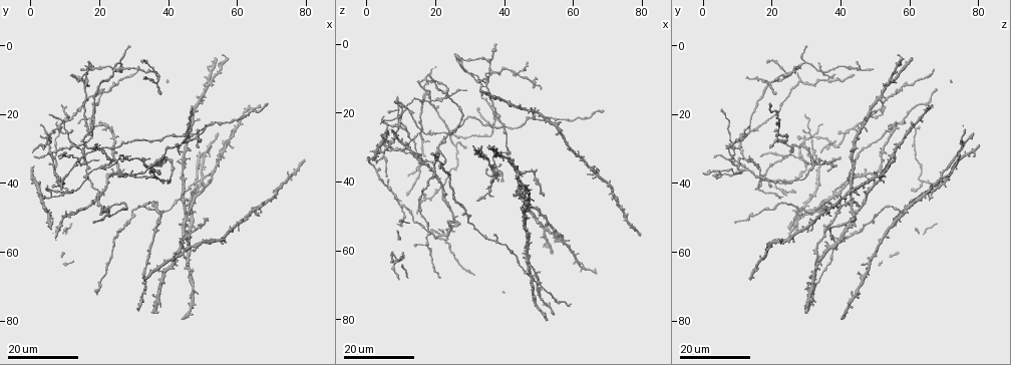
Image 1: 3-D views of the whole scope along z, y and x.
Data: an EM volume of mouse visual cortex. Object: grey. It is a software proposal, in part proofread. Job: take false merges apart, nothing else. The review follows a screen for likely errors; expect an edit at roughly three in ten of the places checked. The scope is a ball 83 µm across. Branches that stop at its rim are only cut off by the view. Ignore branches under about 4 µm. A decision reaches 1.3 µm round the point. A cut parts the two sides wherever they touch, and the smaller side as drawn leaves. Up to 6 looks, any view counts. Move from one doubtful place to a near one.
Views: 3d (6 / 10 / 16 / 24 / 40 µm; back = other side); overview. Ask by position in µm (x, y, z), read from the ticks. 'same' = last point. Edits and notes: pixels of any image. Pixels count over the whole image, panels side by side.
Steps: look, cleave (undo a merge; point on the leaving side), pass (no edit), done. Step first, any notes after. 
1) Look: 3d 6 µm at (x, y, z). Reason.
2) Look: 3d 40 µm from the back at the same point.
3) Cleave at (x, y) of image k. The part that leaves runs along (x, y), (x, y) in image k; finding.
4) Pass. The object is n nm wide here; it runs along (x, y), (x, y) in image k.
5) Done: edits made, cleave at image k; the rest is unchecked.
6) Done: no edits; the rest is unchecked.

Look: 3d 24 µm at (37.5, 34.0, 36.5). Arms part here.

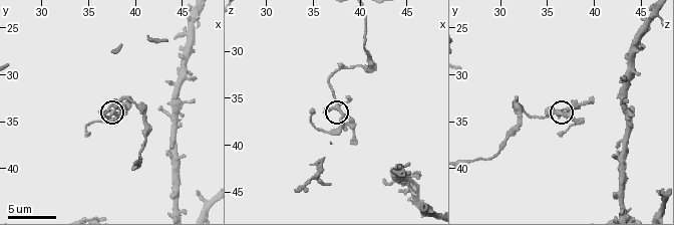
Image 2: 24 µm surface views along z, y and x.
Look: 3d 6 µm at (38.2, 34.2, 37.0).

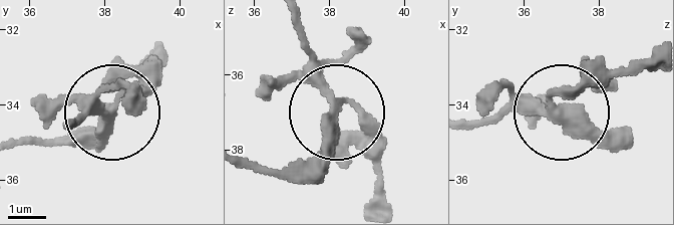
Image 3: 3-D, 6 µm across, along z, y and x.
Pass. It runs along (293, 16), (334, 122), (290, 176) in image 3; one neuron here.

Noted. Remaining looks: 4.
Look: 3d 24 µm at (21.0, 35.0, 15.5). Thick turns thin.

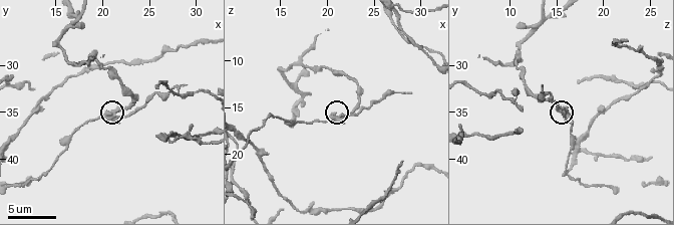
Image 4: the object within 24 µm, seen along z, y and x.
Look: 3d 6 µm at (21.4, 35.0, 16.0).

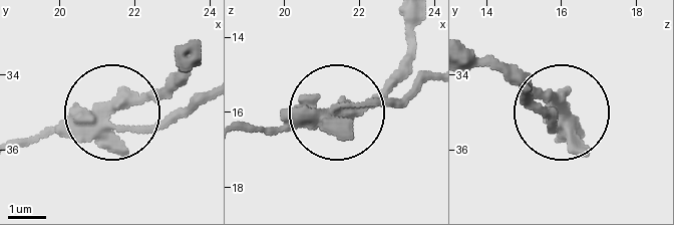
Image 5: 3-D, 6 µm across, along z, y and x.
Cleave at (151, 127) of image 5. The object is 350 nm wide here; the part that leaves runs along (99, 115), (163, 125), (202, 105) in image 5; a second neuron is stuck on.

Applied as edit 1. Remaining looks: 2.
Done: edits made, cleave at image 5; the rest is unchecked.

